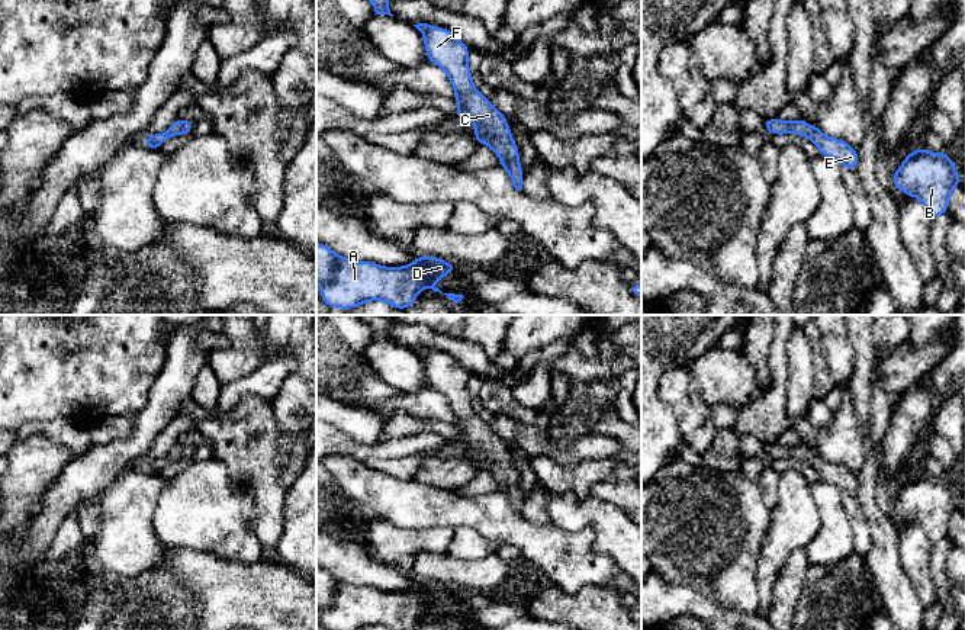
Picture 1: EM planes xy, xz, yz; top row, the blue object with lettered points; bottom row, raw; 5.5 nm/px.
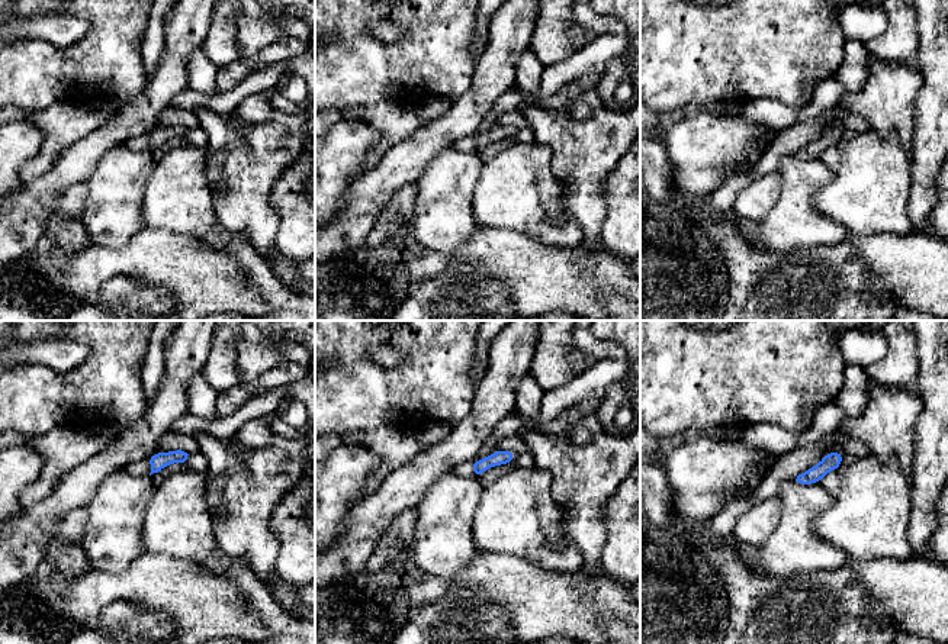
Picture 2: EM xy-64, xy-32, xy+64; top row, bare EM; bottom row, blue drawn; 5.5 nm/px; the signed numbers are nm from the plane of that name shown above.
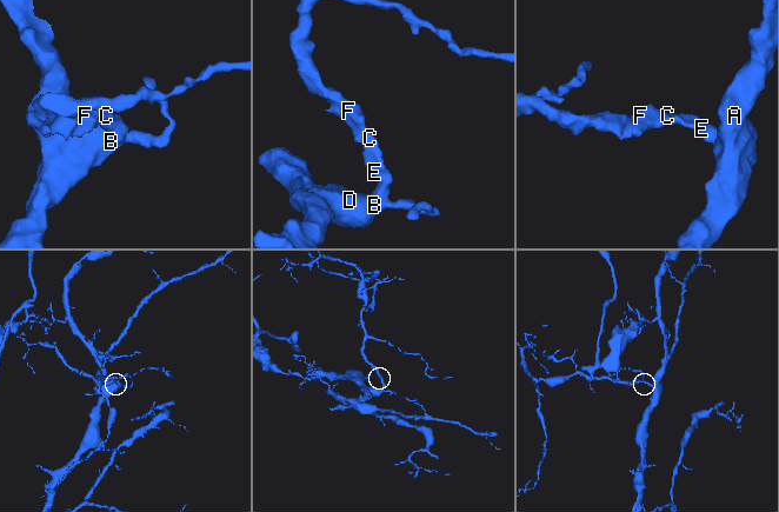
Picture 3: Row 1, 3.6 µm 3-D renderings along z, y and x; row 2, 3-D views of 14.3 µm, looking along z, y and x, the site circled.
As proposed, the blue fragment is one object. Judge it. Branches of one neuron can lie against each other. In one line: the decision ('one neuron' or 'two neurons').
one neuron

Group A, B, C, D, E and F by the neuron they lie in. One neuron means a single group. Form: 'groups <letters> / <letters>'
groups A B C D E F

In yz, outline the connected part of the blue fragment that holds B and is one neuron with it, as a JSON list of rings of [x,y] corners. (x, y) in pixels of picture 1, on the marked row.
[[[917,147],[892,174],[892,184],[910,197],[920,199],[932,219],[949,213],[949,197],[961,181],[946,151],[932,152]]]

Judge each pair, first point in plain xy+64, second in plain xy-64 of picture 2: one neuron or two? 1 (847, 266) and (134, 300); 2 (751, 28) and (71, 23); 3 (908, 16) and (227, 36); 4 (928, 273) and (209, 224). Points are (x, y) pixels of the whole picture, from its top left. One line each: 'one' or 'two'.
1: one
2: two
3: one
4: two

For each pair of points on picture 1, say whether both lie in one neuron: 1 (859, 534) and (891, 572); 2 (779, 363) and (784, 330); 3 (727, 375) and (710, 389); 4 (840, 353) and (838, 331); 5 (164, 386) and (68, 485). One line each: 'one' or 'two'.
1: two
2: one
3: one
4: one
5: one

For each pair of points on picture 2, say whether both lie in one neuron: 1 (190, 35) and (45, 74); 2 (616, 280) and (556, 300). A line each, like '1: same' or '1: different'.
1: different
2: same

